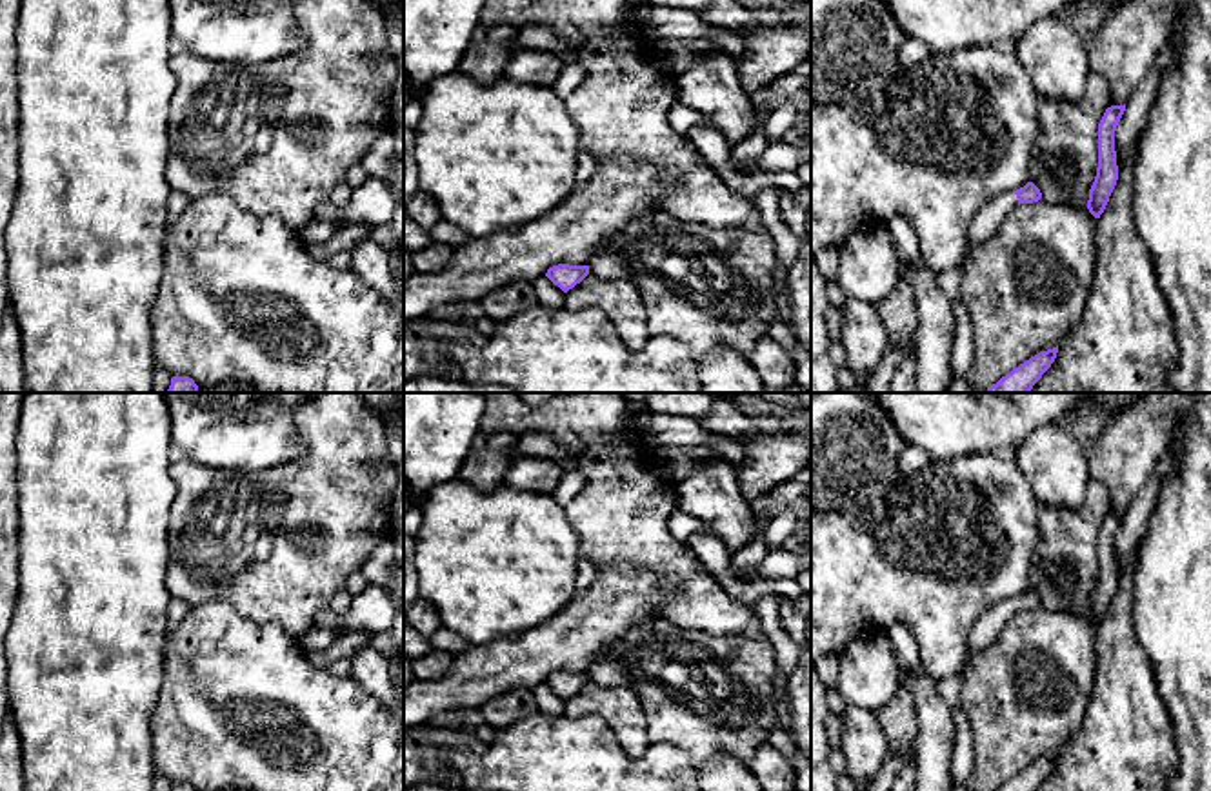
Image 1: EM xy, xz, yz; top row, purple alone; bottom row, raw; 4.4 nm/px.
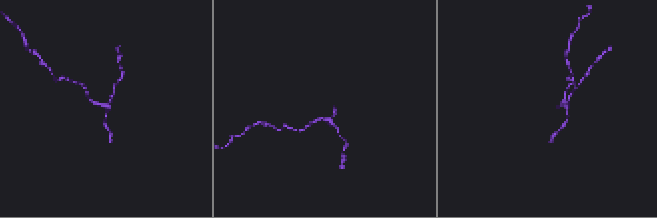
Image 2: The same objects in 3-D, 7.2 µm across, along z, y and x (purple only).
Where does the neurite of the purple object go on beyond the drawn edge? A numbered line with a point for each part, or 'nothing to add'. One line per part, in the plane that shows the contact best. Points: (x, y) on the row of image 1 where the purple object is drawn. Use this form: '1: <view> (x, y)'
1: yz (986, 222)

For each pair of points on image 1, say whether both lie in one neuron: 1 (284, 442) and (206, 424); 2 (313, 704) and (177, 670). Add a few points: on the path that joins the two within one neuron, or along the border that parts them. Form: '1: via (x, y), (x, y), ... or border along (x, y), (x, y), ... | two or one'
1: via (264, 435), (251, 426), (226, 424) | one
2: via (279, 699), (240, 697), (211, 671) | one

